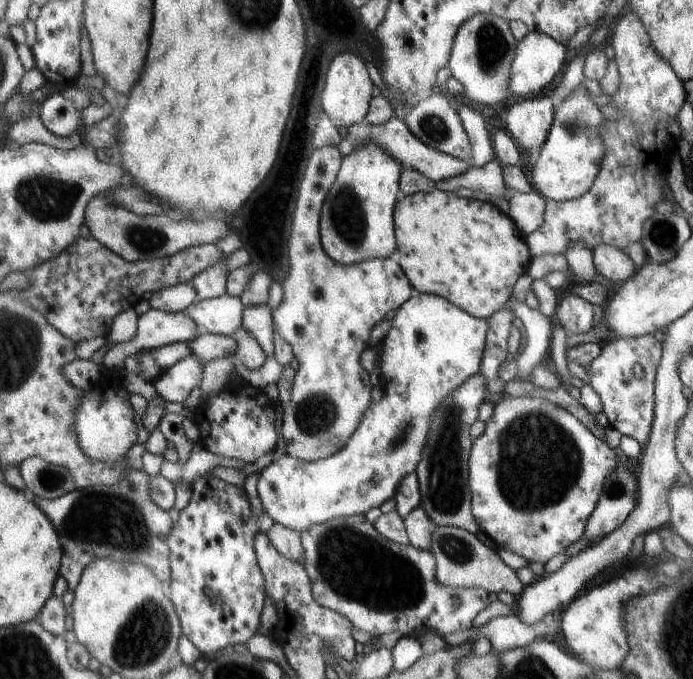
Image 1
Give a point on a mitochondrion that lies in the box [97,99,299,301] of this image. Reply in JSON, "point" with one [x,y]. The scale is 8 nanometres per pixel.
{"point":[145,240]}

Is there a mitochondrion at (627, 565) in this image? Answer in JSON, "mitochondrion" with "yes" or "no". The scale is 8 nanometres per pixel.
{"mitochondrion":"no"}

